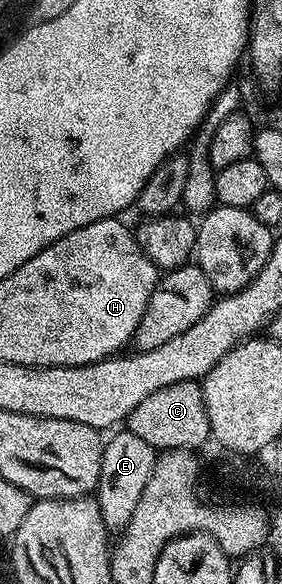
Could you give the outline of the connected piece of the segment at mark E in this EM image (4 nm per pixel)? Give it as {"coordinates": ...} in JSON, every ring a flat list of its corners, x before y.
{"coordinates":[[127,428,117,429,116,432,112,439,104,442,102,472,94,497,100,506,104,527,110,532,123,532,138,508,138,500,142,500,142,492,146,492,146,484,156,467,158,452]]}

